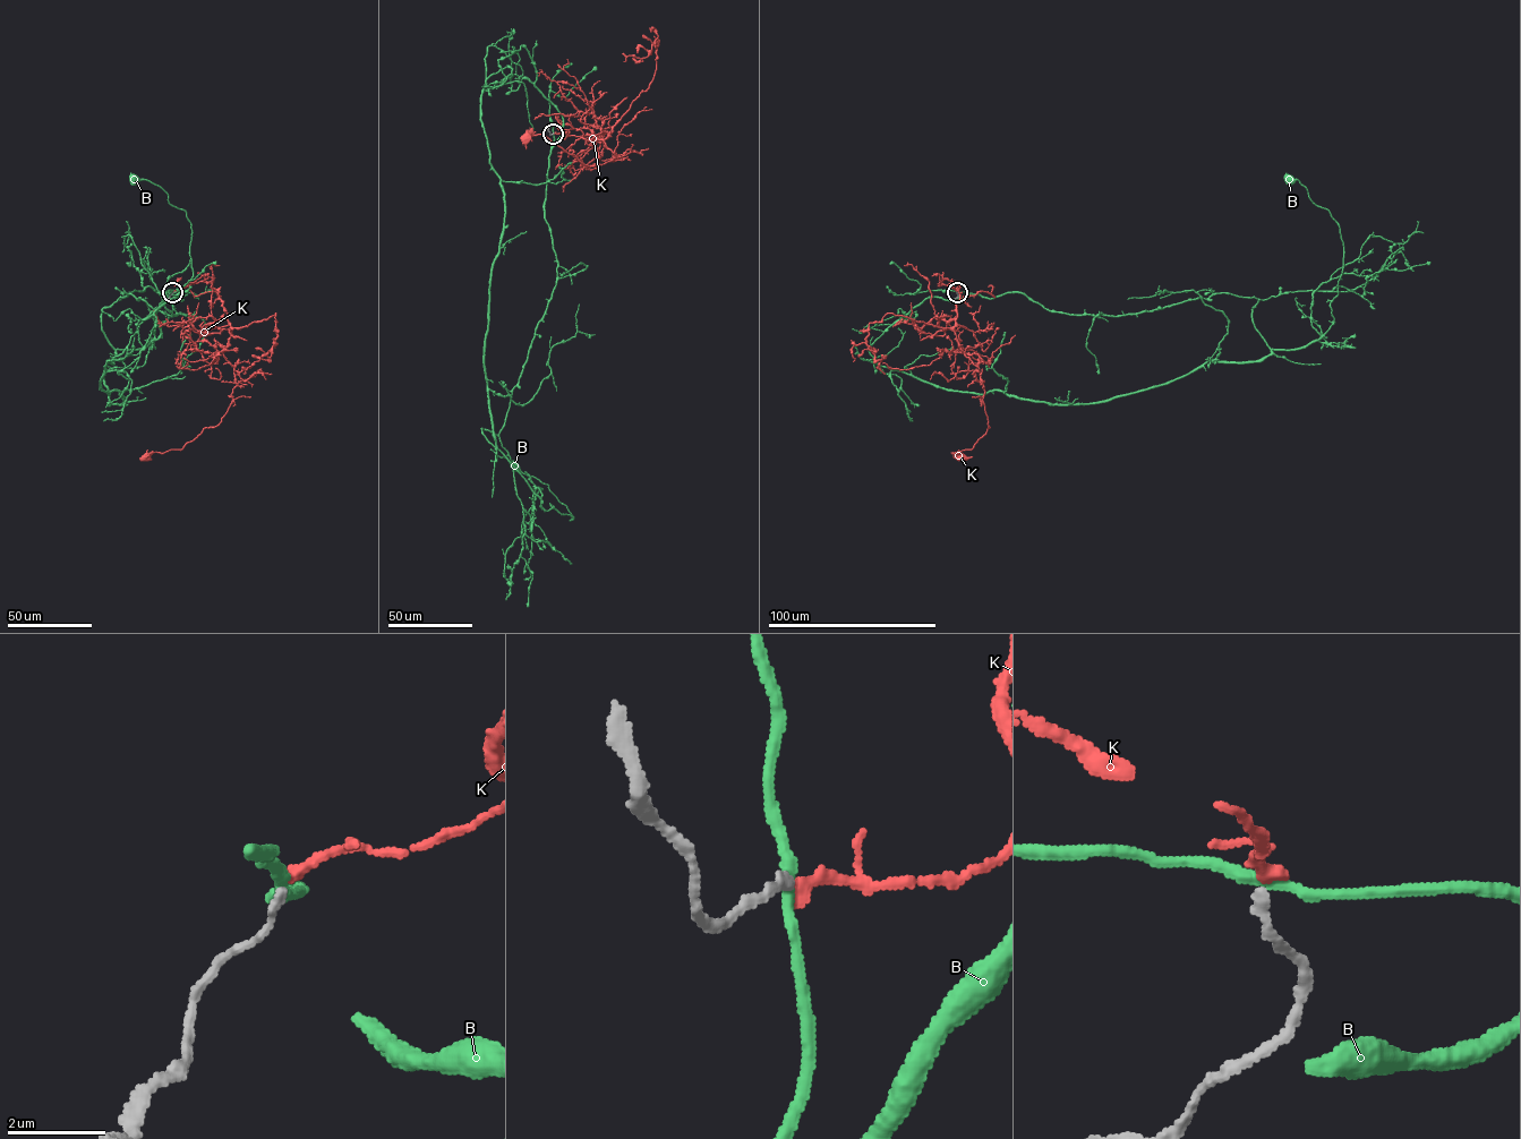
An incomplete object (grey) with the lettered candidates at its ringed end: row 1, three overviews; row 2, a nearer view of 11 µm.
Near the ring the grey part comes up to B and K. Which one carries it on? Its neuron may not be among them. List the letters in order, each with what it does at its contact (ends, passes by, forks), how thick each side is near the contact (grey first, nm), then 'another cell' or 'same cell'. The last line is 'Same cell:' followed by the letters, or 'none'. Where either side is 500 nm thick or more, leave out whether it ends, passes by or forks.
B: it passes by; 170 nm thick on the grey side, 240 nm on the other; another cell
K: it ends there; 170 nm thick on the grey side, 280 nm on the other; same cell
Same cell: K

